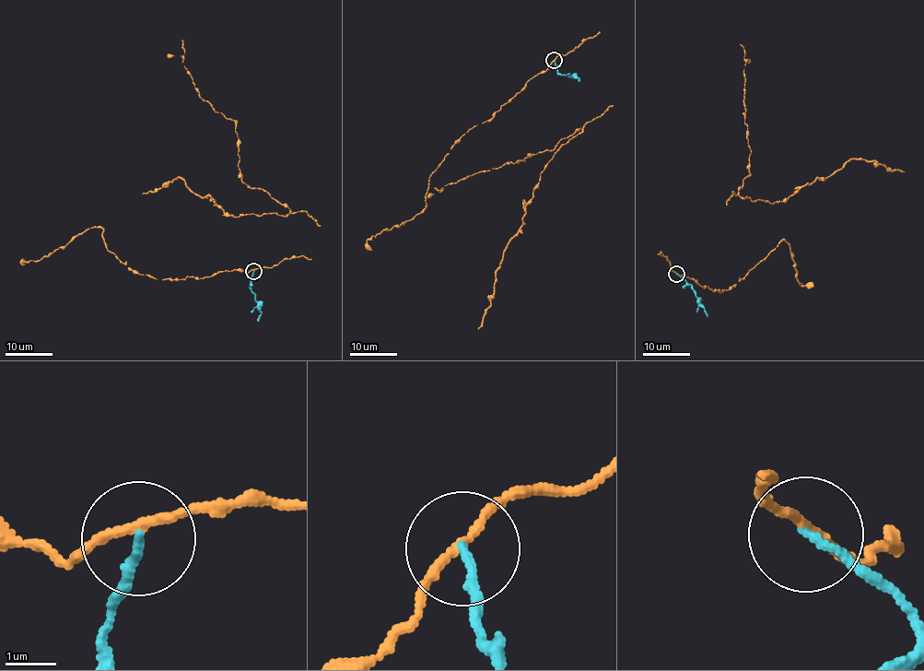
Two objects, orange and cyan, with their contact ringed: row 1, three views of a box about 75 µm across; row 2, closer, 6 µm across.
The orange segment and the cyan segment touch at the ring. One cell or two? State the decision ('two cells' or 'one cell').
two cells

